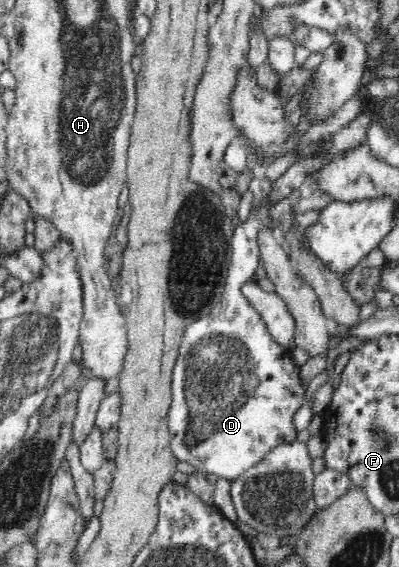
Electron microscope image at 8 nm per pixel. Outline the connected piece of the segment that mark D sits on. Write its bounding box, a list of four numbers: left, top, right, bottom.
[167,113,372,480]

